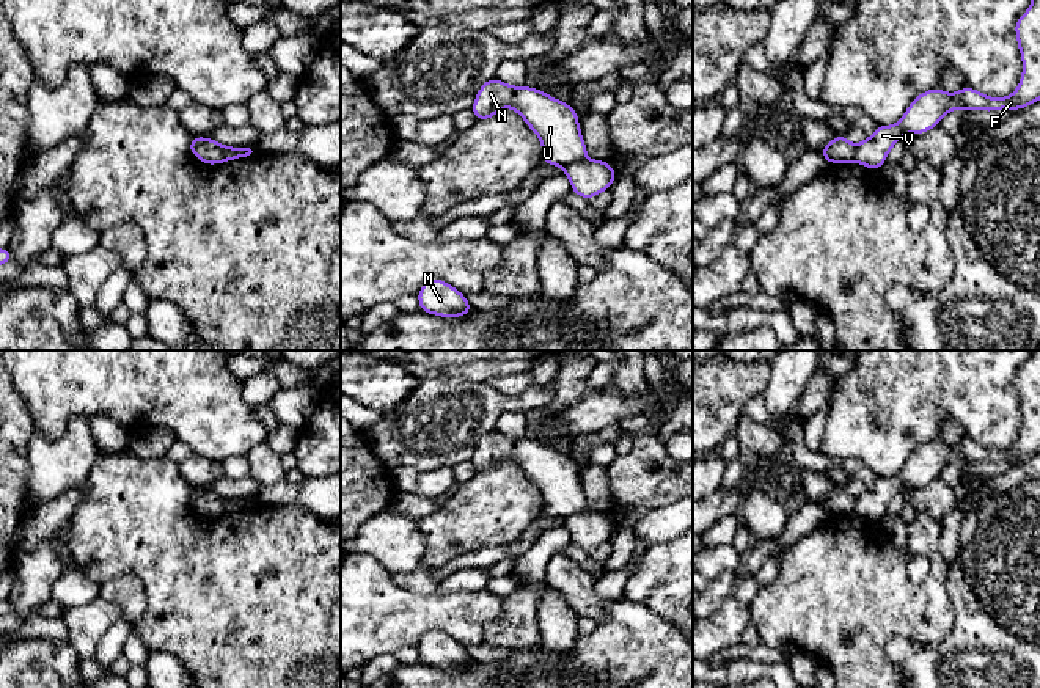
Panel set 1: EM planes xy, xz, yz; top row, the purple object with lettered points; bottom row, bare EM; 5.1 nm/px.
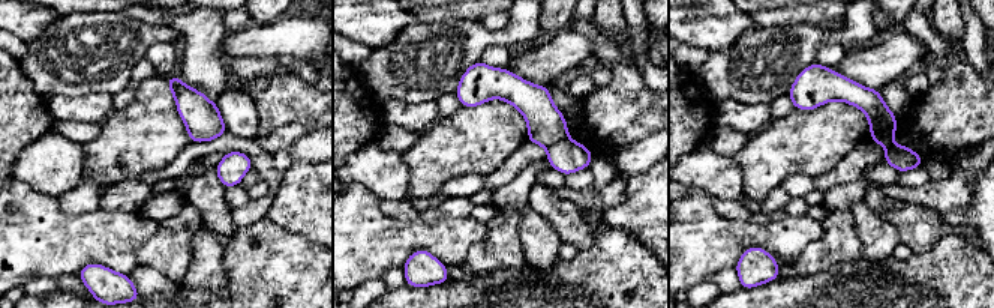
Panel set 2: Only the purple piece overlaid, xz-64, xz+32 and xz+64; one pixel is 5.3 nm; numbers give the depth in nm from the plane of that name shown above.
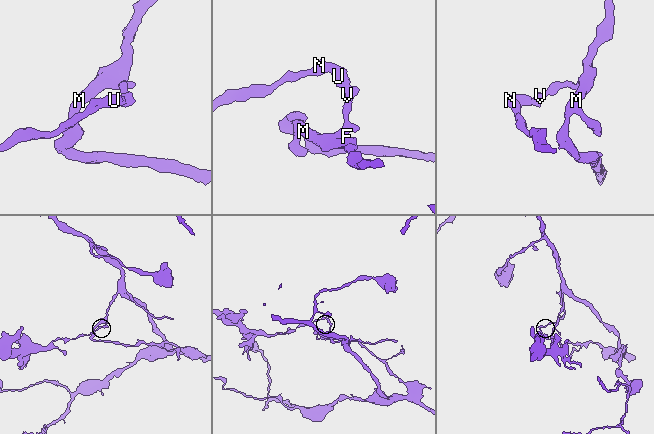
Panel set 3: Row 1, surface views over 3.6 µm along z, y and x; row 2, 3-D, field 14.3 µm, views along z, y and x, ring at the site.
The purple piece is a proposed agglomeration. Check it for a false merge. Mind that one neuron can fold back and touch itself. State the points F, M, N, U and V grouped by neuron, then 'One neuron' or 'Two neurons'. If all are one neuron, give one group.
Groups: F M V / N U. Two neurons

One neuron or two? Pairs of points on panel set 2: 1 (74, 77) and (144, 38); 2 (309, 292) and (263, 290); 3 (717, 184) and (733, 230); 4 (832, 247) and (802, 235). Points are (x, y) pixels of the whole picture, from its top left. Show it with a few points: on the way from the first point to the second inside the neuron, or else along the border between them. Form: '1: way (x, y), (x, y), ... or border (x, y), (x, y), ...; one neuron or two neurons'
1: way (92, 62), (110, 44), (126, 39); one neuron
2: way (297, 292), (275, 290); one neuron
3: border (688, 185), (699, 187), (712, 197); two neurons
4: border (822, 223), (823, 233), (814, 238), (789, 263); two neurons

